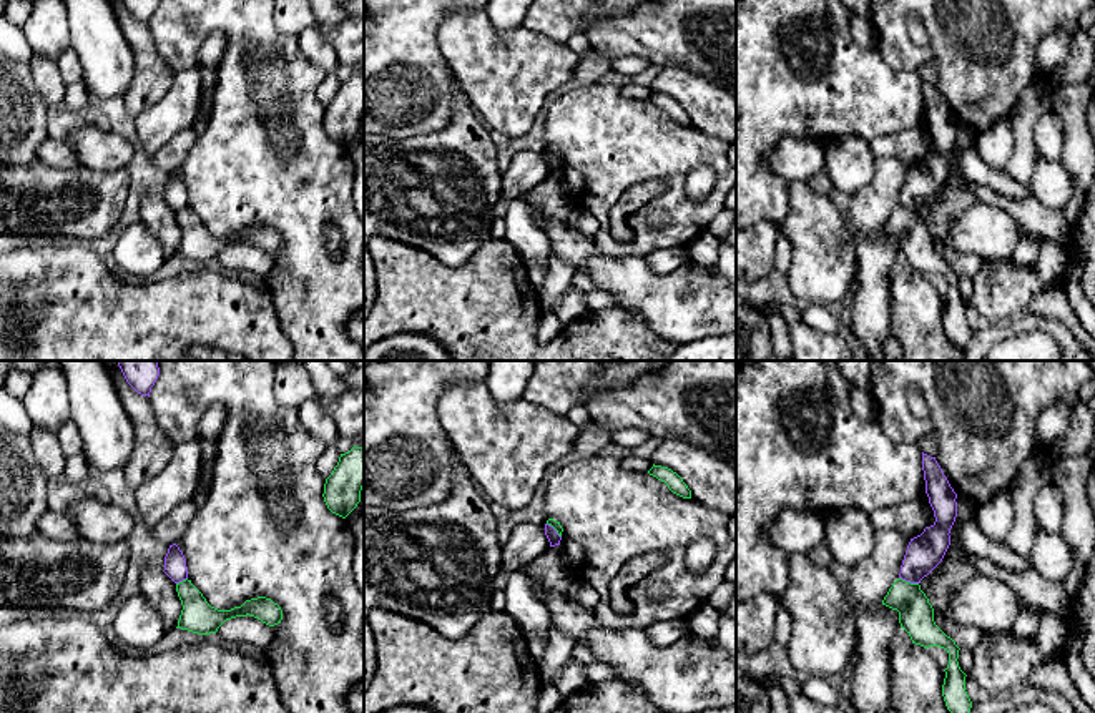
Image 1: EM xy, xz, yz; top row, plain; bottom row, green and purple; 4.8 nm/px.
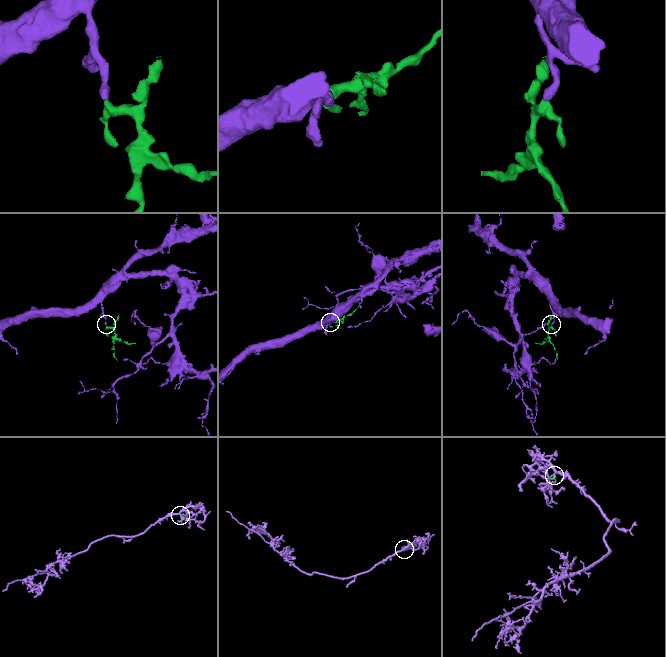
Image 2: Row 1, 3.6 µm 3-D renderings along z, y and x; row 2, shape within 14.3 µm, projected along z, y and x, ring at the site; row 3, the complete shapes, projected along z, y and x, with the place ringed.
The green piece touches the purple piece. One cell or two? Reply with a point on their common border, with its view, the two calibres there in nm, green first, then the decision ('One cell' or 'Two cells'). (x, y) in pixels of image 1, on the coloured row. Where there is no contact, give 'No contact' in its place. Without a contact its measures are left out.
Touches green at yz (909, 582). Thickness 180 nm (green) against 180 nm. Two cells

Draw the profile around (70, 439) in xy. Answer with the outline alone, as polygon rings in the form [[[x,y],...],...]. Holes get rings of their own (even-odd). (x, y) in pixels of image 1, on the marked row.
[[[66,420],[58,429],[56,437],[66,459],[73,457],[75,454],[81,454],[83,450],[81,434],[71,420]]]

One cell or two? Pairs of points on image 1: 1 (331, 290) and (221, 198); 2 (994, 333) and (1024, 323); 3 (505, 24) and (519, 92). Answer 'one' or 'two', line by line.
1: one
2: one
3: two

